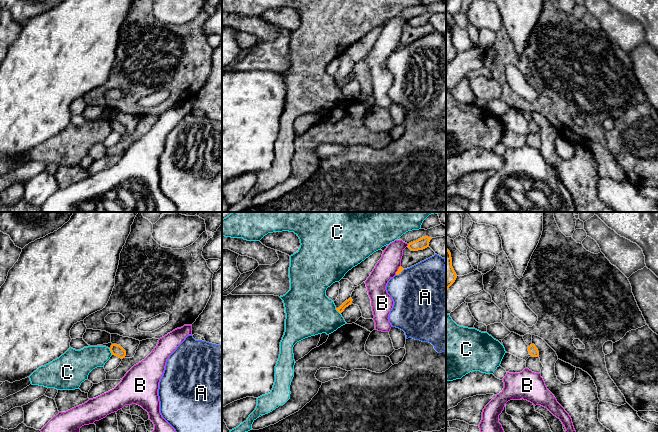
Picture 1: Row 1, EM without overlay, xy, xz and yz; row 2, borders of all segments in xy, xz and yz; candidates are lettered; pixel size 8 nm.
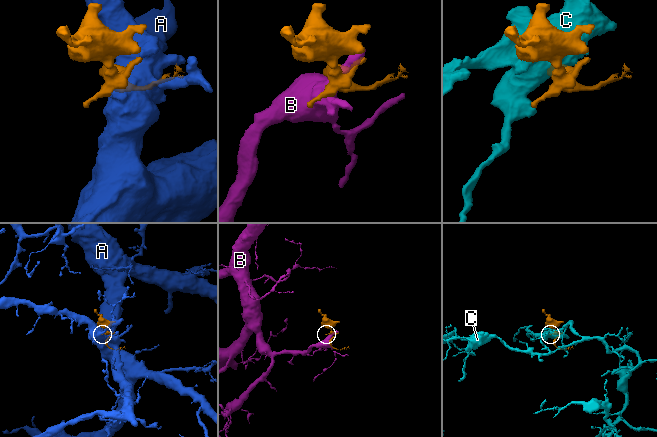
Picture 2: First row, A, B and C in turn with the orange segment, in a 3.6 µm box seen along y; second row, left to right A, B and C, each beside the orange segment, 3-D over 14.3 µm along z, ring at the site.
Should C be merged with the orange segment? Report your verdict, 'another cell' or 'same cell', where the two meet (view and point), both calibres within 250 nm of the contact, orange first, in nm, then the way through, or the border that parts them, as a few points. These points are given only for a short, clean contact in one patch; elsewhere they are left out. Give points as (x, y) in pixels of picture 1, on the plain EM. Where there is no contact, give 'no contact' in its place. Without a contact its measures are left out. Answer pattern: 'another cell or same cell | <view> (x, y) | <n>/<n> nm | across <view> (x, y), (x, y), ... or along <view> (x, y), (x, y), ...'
another cell | xy (110, 126) | 90/200 nm

